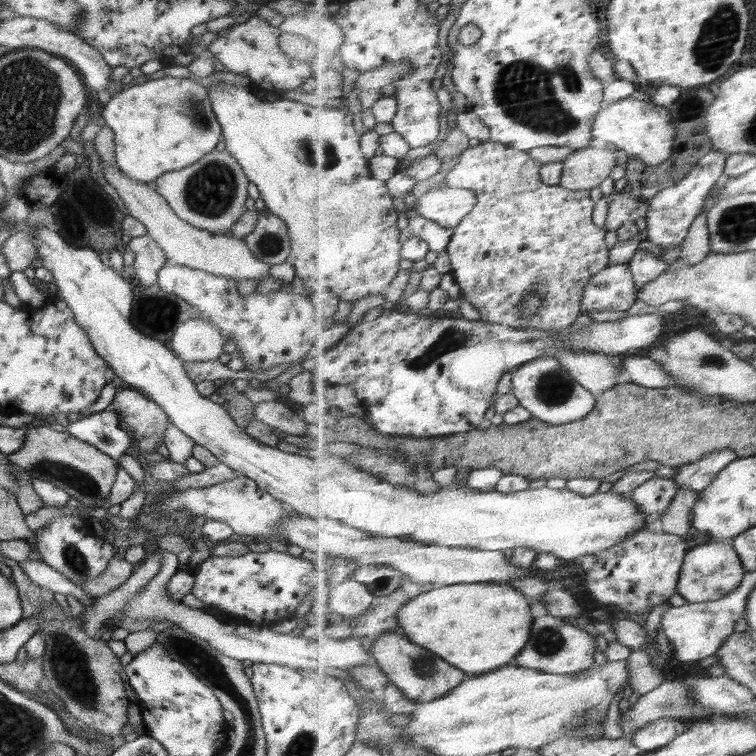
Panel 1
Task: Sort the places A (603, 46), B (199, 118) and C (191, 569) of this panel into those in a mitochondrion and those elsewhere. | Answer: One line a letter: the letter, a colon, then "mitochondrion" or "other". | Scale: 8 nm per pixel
A: other
B: mitochondrion
C: other

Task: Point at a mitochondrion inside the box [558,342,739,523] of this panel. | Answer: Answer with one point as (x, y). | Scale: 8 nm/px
(713, 361)

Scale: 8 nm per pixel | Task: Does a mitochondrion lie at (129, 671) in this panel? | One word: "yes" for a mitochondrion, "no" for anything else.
no

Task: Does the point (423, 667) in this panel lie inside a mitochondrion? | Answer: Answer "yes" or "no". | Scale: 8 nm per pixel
yes

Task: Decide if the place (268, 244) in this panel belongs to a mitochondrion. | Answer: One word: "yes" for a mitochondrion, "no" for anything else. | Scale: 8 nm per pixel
yes

